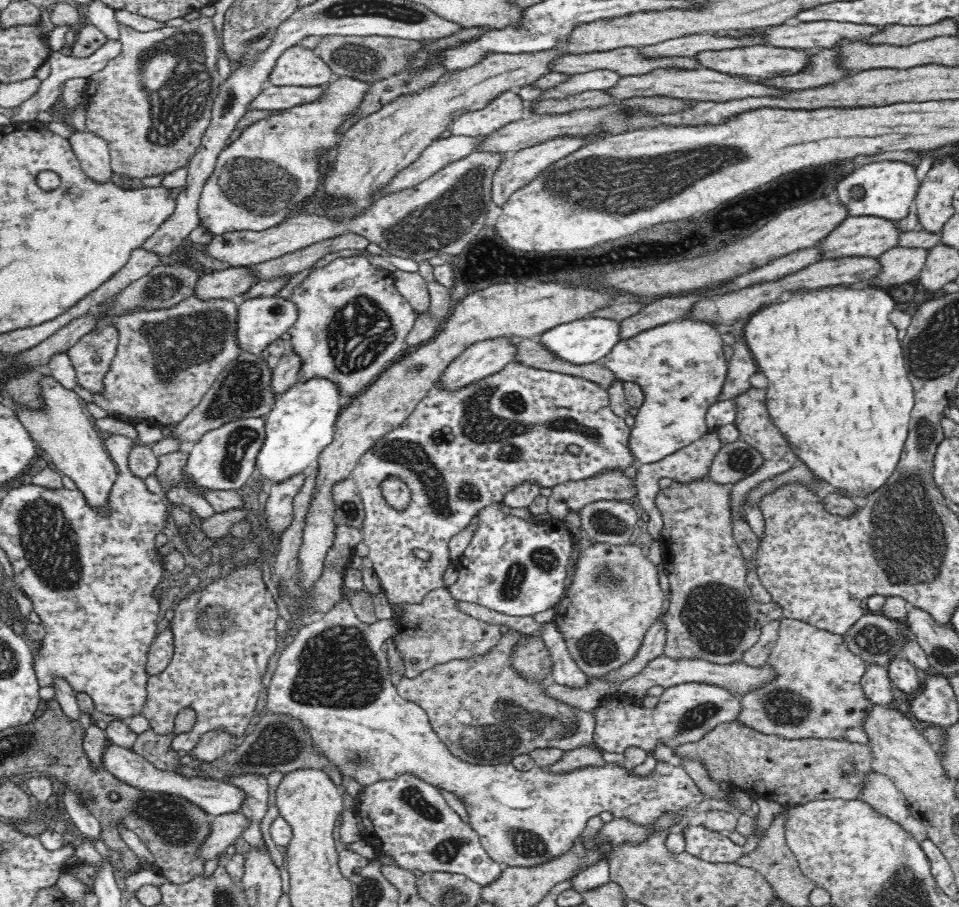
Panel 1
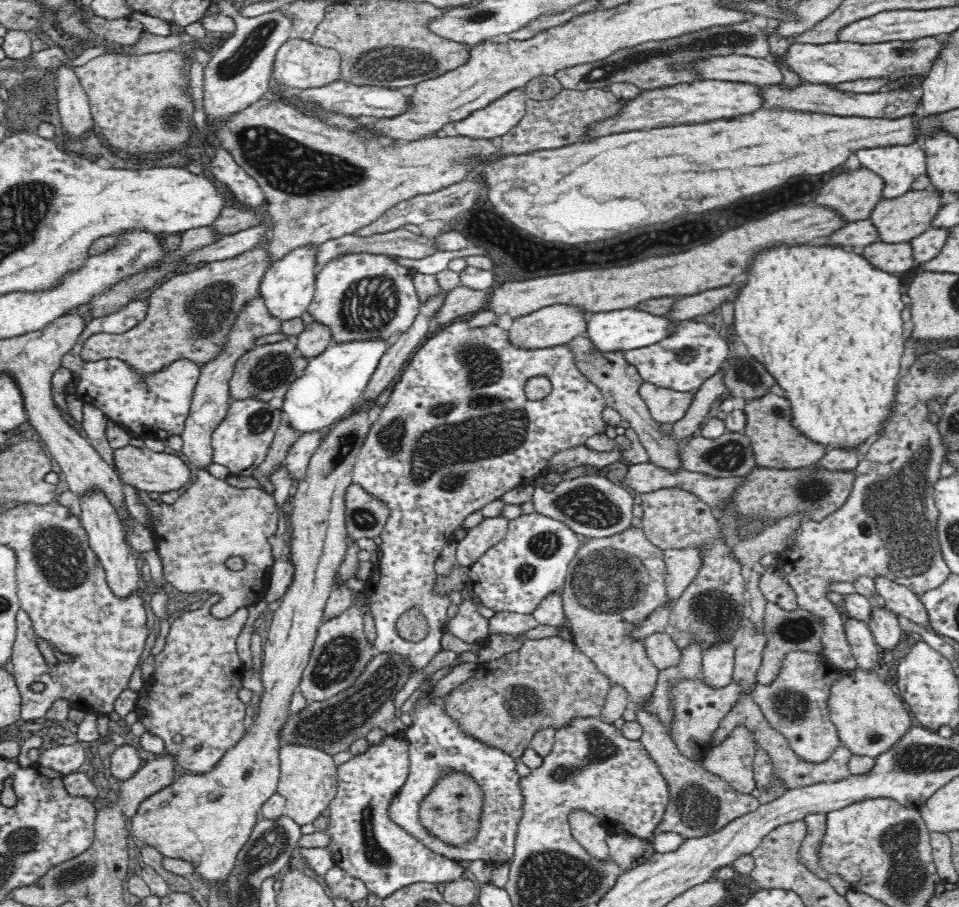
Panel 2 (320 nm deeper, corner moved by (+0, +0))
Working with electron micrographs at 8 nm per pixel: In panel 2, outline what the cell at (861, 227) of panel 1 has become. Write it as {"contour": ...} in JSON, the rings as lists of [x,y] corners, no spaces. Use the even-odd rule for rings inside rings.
{"contour":[[[938,189],[910,190],[896,198],[883,198],[870,213],[869,219],[878,229],[879,240],[884,242],[908,242],[931,227],[934,217],[942,208],[942,192]]]}

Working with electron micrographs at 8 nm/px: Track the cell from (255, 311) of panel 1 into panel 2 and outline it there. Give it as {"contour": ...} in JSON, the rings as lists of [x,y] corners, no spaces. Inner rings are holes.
{"contour":[[[320,244],[301,246],[286,254],[285,258],[274,261],[274,264],[266,271],[259,286],[259,294],[265,300],[265,305],[272,316],[286,321],[290,318],[298,318],[302,312],[308,310],[315,293],[318,252],[320,252]]]}

